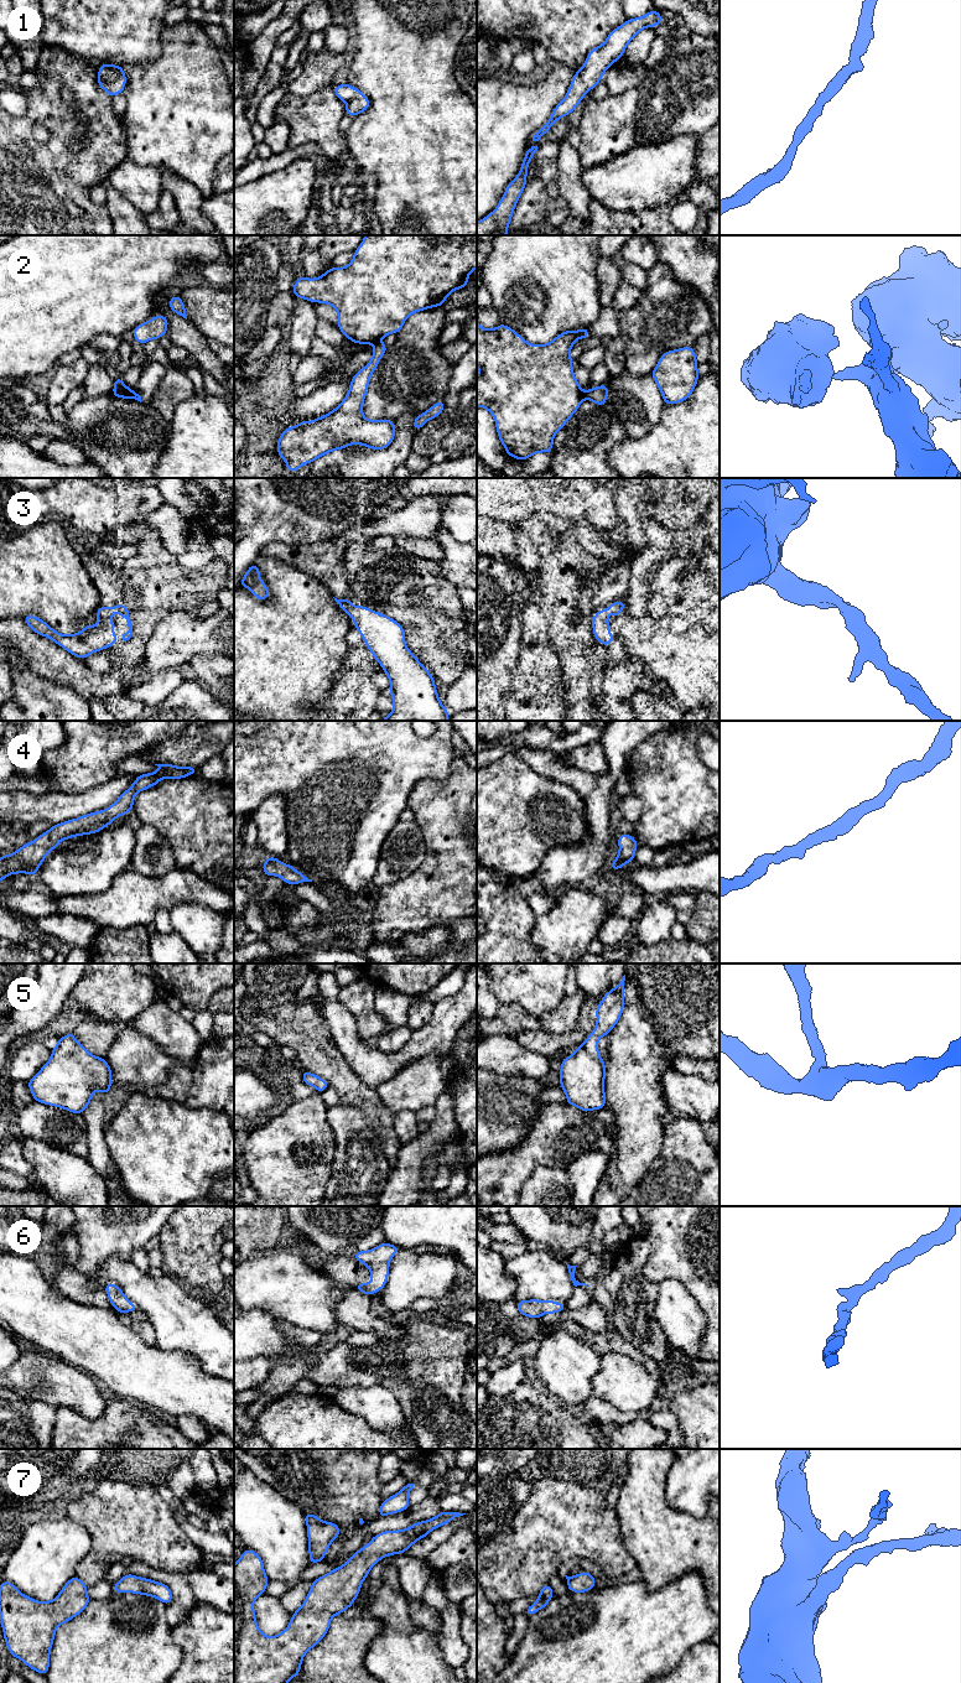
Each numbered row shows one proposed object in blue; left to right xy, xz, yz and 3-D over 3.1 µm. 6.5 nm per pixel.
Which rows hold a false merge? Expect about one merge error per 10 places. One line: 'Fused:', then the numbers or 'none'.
Fused: 2

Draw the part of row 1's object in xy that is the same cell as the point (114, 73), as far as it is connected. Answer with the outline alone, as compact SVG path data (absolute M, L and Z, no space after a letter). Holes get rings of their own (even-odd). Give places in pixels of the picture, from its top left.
M104 63L98 71L98 85L104 89L111 98L124 93L126 76L121 66Z

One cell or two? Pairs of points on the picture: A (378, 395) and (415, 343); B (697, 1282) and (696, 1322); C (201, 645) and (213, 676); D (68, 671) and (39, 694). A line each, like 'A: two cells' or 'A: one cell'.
A: one cell
B: two cells
C: two cells
D: two cells

